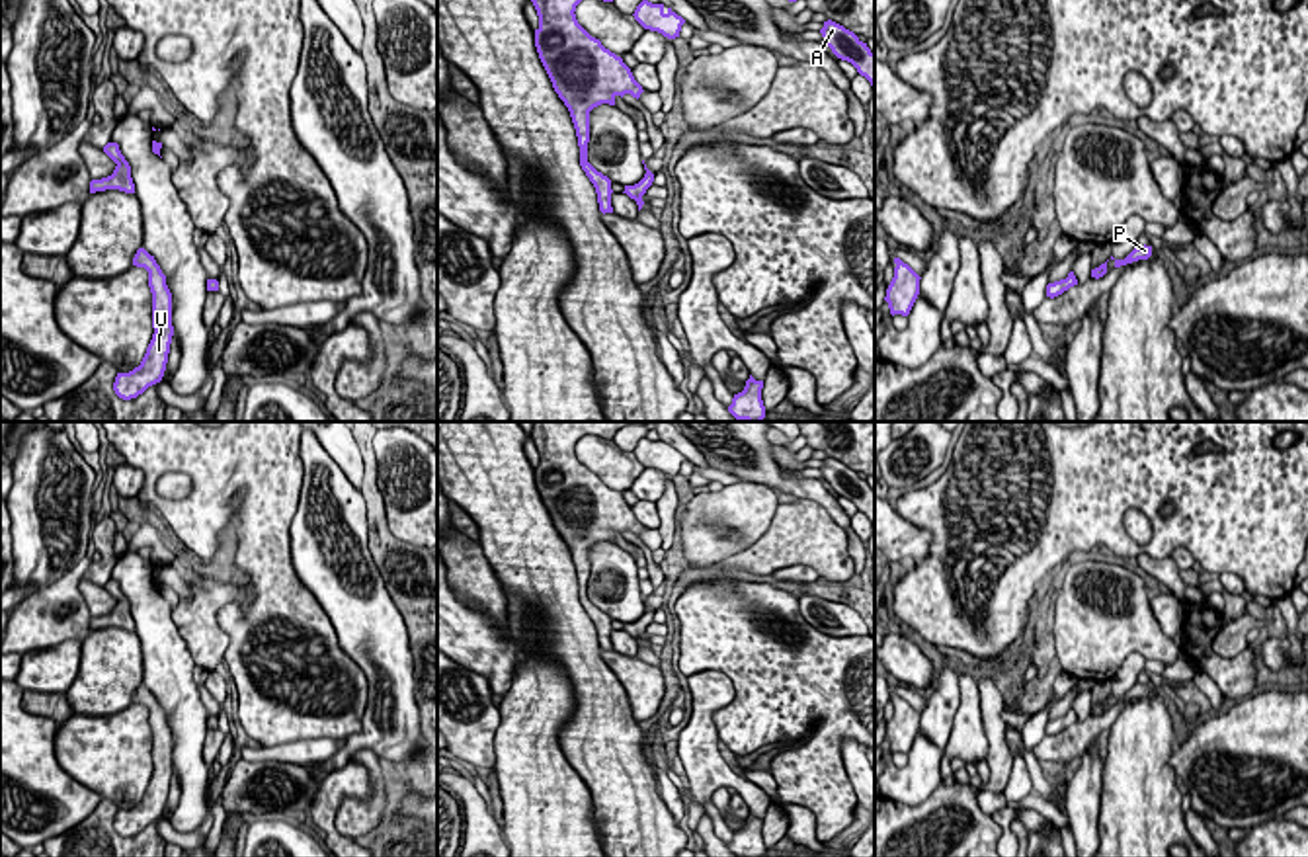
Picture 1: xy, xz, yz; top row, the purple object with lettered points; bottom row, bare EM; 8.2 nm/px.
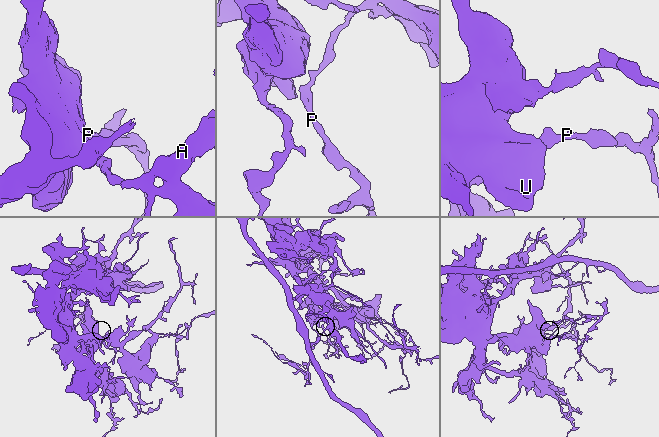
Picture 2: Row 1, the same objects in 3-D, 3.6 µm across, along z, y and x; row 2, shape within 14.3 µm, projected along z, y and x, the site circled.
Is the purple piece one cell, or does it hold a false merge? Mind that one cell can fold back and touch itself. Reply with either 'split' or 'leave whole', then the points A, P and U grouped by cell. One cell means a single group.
leave whole | A P U

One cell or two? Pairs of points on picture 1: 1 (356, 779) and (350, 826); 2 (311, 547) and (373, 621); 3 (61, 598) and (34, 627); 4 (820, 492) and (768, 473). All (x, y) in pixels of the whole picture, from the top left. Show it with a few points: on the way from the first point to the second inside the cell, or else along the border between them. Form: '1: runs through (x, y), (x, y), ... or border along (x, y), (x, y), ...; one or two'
1: border along (352, 758), (371, 793), (342, 801), (342, 836); two
2: runs through (323, 565), (356, 604); one
3: runs through (55, 606), (41, 619); one
4: runs through (807, 489), (781, 483); one

